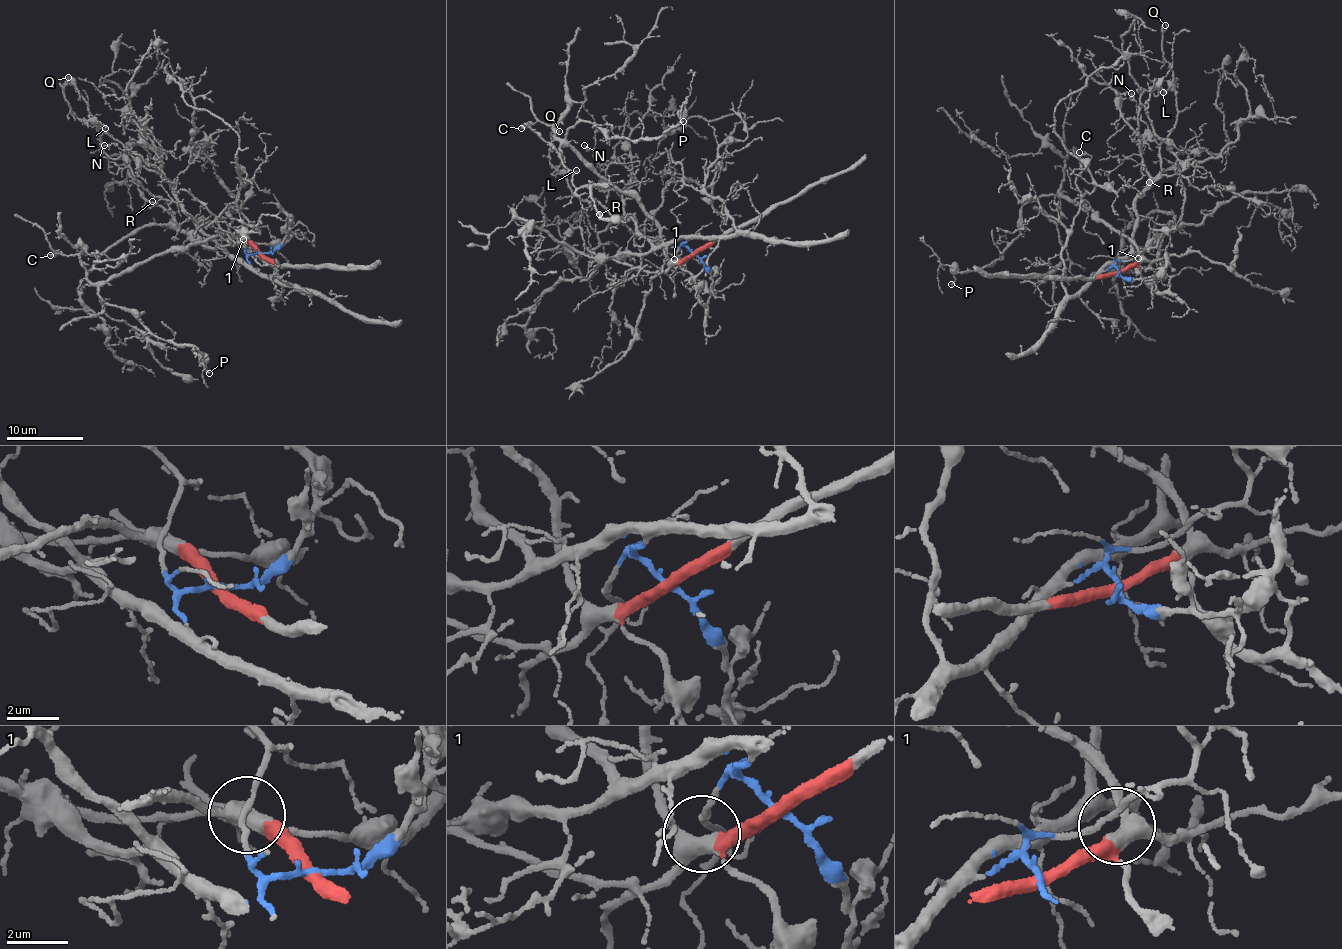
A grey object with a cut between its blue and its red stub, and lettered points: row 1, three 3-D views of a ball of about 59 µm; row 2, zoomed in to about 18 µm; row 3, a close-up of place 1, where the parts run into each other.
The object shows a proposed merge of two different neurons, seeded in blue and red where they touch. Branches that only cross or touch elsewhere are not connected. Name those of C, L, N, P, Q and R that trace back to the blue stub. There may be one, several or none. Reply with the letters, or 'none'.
L, N, Q, R

